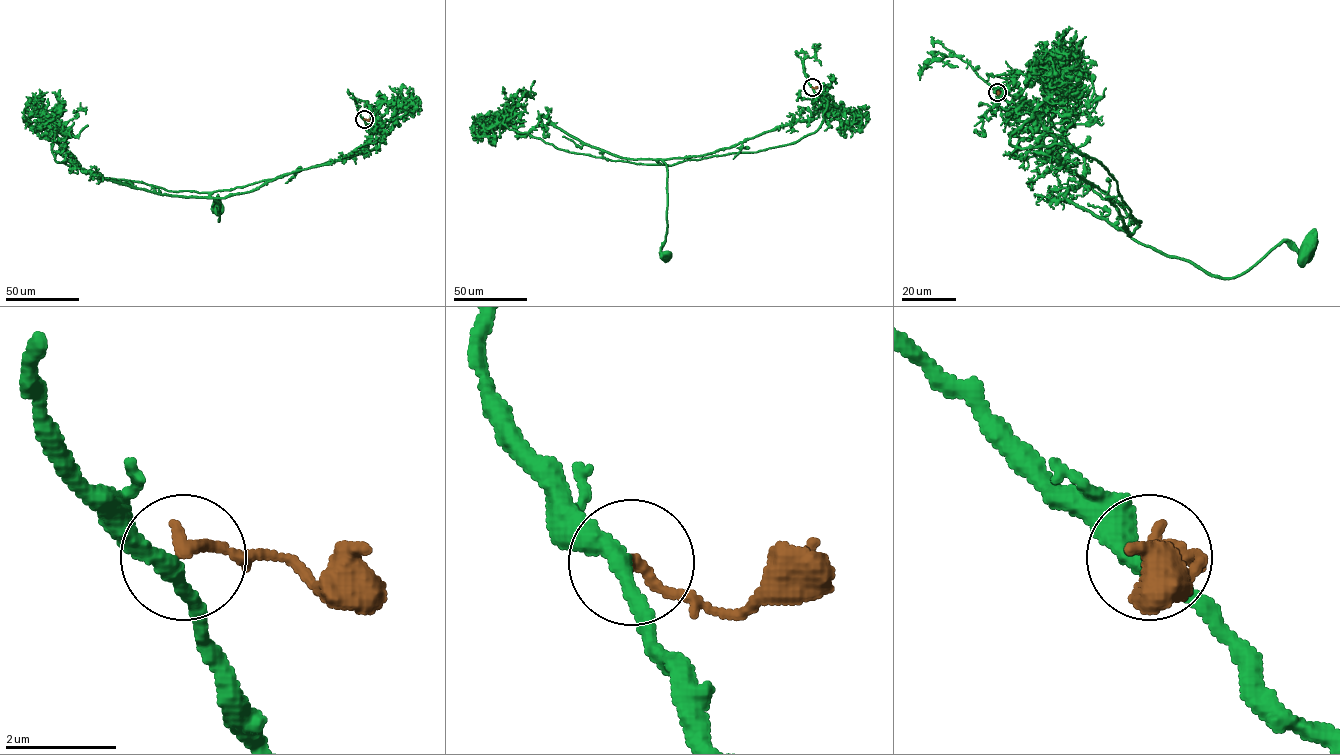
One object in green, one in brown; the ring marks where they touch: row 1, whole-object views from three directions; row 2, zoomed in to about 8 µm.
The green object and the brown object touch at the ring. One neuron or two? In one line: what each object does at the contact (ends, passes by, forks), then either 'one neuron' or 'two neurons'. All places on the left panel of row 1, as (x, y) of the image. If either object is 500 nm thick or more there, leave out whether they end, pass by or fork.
green passes by; brown ends there; one neuron

